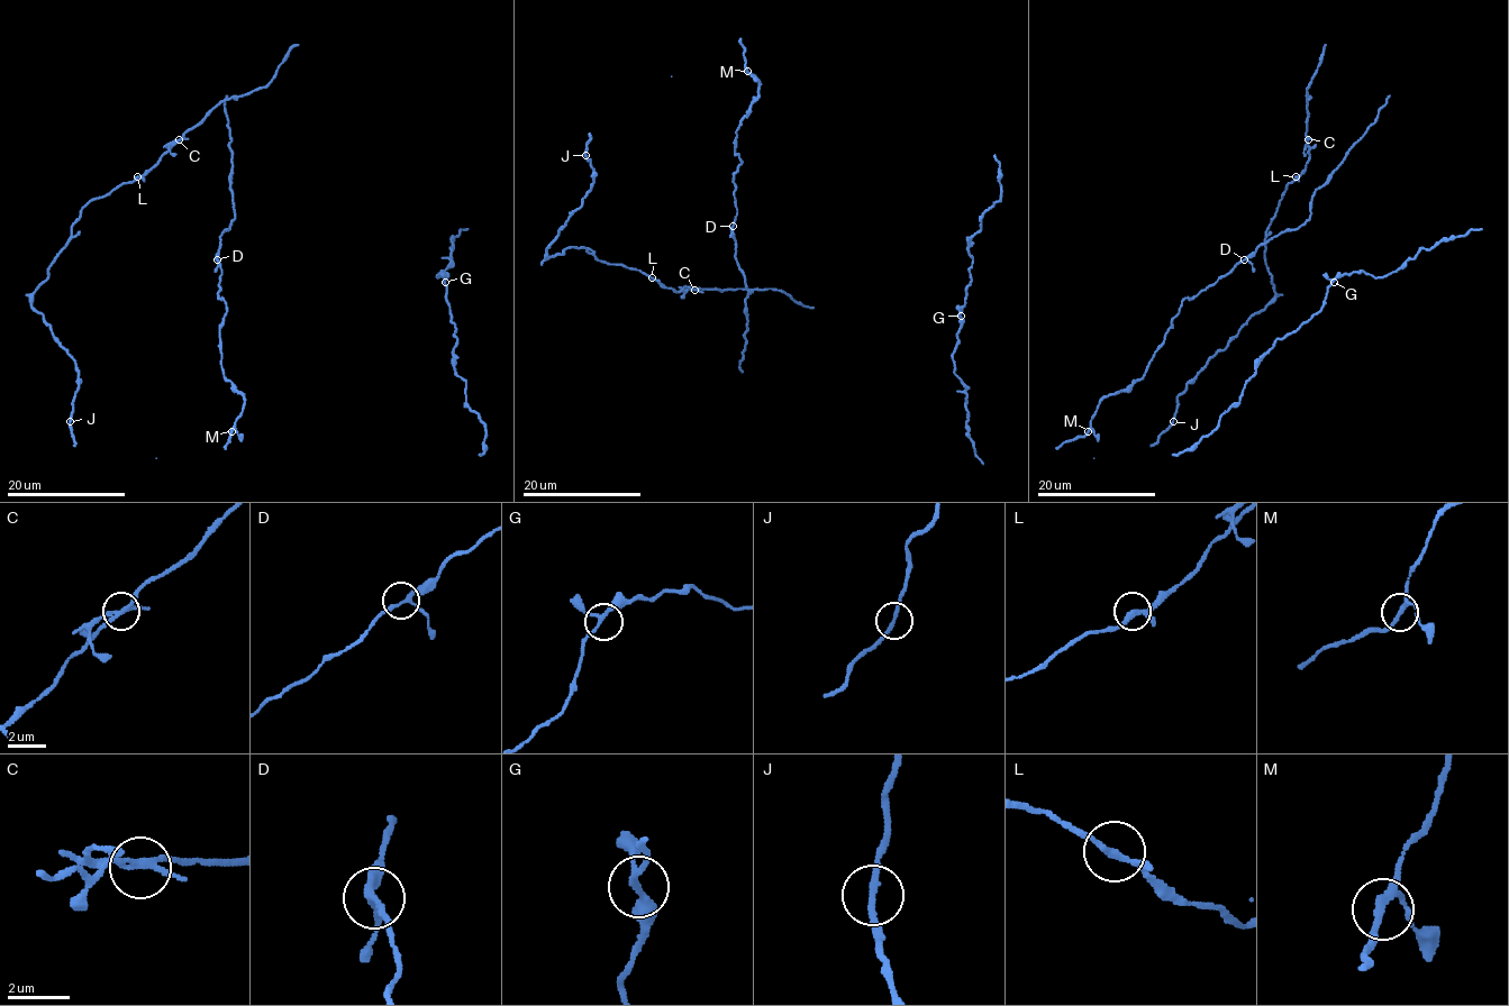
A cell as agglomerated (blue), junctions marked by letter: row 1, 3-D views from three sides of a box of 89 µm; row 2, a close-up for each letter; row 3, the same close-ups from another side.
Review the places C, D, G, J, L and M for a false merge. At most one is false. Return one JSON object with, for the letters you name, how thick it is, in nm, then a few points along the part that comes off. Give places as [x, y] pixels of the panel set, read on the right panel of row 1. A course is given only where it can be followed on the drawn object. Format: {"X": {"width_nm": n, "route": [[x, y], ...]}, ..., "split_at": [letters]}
{"C": {"width_nm": 200, "route": [[1307, 139], [1306, 154]]}, "split_at": ["C"]}

